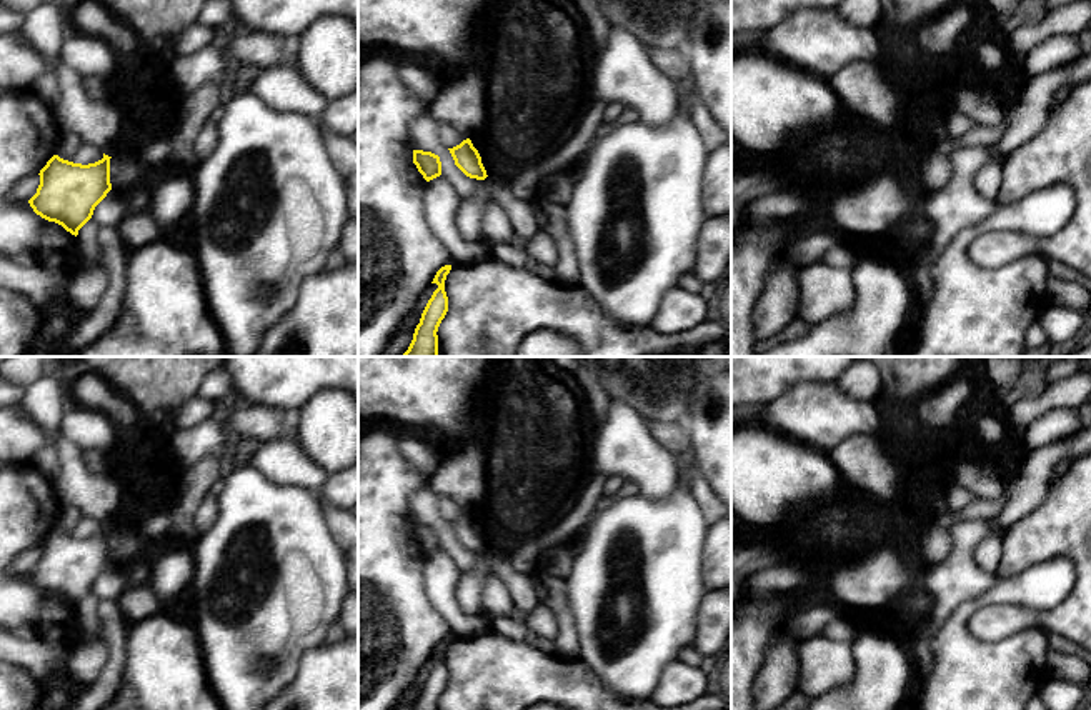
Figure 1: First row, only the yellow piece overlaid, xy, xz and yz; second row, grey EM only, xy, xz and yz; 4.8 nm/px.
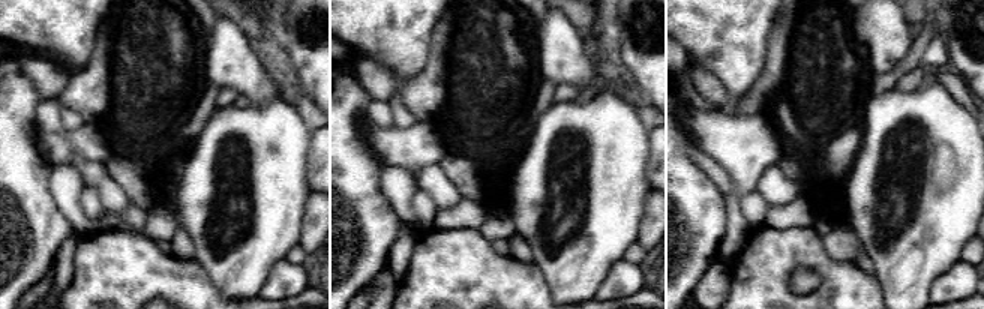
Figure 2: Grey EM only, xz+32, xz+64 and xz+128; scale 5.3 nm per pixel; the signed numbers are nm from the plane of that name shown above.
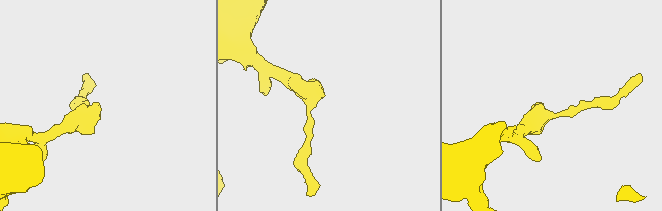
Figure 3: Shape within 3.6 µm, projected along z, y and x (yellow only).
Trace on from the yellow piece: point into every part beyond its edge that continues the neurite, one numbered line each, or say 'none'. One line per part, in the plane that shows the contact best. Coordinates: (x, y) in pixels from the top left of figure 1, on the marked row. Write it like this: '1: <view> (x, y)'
none

